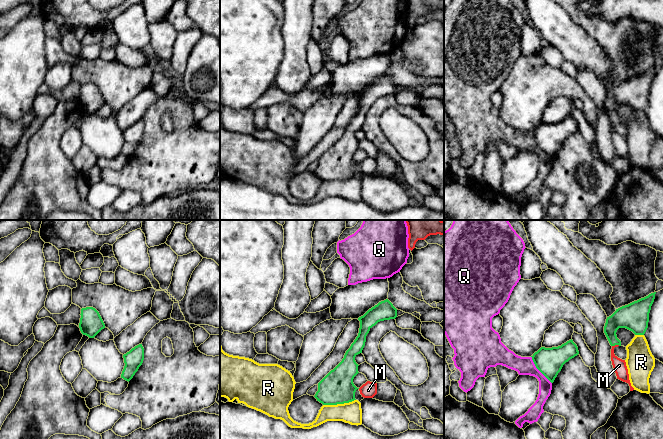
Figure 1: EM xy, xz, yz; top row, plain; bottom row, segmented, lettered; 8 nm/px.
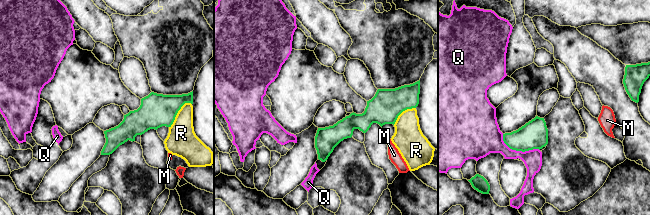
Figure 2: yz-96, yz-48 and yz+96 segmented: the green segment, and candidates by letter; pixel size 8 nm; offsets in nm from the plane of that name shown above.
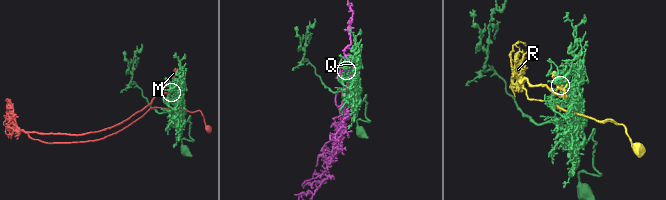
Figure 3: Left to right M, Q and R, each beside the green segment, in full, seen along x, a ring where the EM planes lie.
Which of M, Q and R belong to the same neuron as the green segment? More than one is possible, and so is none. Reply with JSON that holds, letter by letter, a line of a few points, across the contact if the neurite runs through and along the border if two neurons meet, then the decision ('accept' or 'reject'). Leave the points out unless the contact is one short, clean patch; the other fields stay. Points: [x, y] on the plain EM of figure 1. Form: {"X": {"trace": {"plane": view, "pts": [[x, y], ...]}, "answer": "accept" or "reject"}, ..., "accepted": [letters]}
{"M": {"trace": {"plane": "yz", "pts": [[619, 121], [612, 122]]}, "answer": "reject"}, "Q": {"answer": "reject"}, "R": {"answer": "reject"}, "accepted": []}

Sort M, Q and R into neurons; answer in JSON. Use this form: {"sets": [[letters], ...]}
{"sets": [["M"], ["Q"], ["R"]]}

